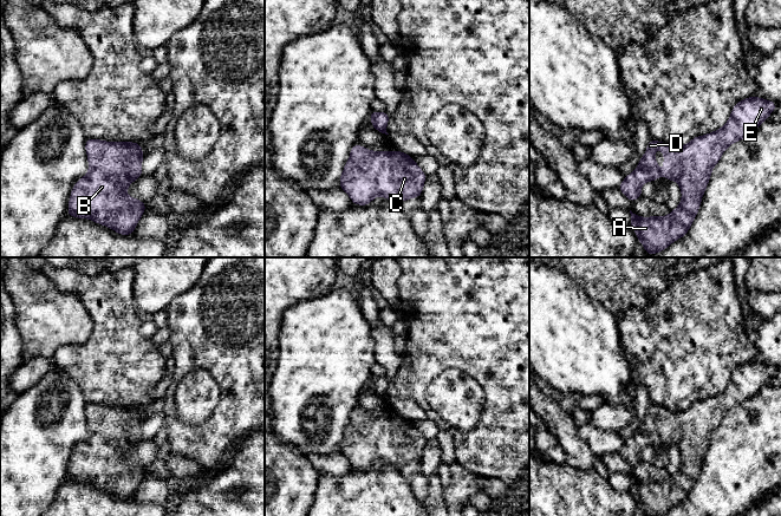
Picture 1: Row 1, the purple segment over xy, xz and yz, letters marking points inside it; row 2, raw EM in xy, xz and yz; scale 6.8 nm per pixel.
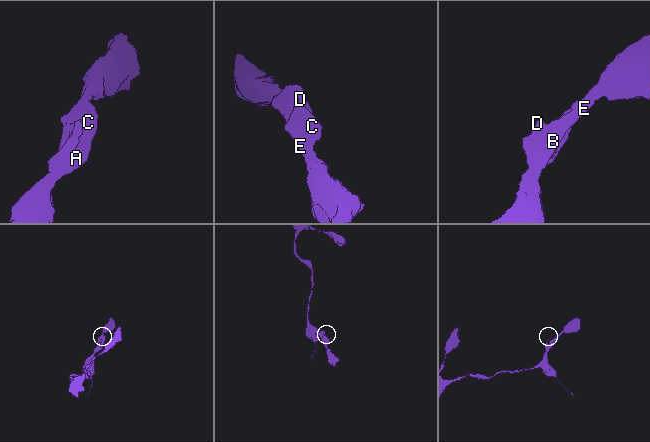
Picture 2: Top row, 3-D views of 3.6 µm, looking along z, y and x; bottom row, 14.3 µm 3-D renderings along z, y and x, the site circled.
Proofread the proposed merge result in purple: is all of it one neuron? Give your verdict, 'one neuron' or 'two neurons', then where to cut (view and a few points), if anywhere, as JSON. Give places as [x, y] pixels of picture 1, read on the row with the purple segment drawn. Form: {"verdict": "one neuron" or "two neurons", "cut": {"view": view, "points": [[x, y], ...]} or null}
{"verdict": "one neuron", "cut": null}

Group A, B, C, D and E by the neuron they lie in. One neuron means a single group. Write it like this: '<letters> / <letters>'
A B C D E

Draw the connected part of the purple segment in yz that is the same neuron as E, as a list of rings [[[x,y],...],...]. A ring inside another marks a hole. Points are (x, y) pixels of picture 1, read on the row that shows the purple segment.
[[[750,96],[734,105],[728,122],[721,129],[696,136],[683,146],[672,148],[650,139],[638,166],[625,176],[618,189],[633,203],[643,196],[644,182],[664,177],[678,183],[682,200],[668,216],[640,217],[630,210],[630,227],[634,229],[646,254],[657,254],[686,235],[699,210],[712,168],[721,161],[724,150],[756,130],[776,106],[772,100]],[[655,150],[664,151],[663,176],[653,156]]]

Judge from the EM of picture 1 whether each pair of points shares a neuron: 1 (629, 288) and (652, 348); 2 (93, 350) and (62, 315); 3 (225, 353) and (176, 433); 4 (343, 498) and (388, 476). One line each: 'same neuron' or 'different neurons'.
1: different neurons
2: different neurons
3: same neuron
4: same neuron

